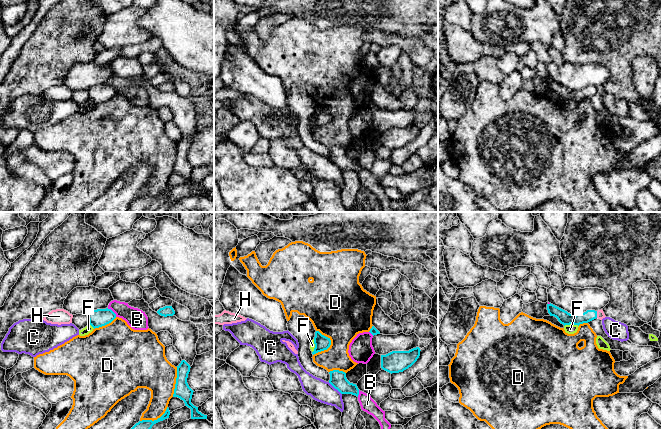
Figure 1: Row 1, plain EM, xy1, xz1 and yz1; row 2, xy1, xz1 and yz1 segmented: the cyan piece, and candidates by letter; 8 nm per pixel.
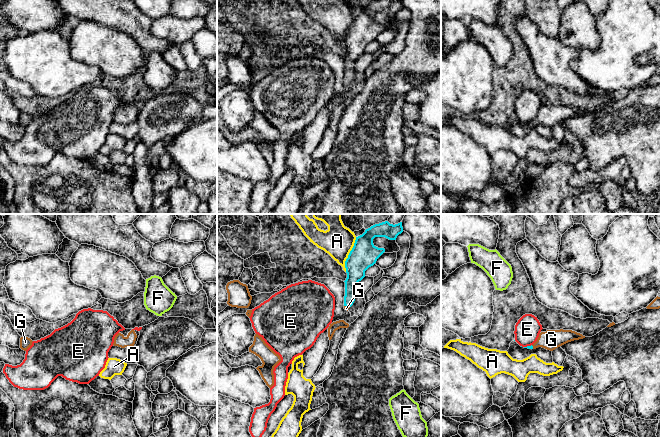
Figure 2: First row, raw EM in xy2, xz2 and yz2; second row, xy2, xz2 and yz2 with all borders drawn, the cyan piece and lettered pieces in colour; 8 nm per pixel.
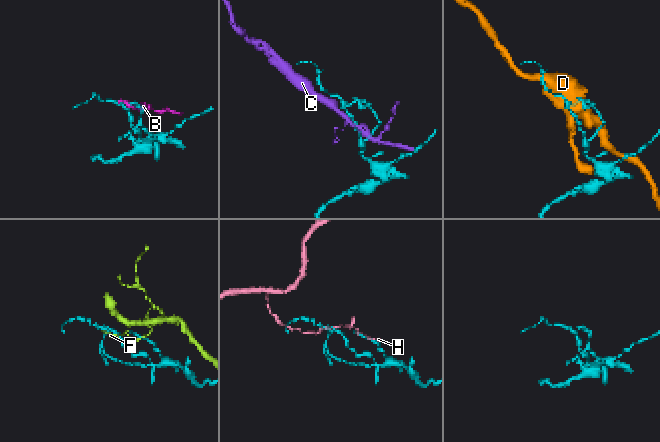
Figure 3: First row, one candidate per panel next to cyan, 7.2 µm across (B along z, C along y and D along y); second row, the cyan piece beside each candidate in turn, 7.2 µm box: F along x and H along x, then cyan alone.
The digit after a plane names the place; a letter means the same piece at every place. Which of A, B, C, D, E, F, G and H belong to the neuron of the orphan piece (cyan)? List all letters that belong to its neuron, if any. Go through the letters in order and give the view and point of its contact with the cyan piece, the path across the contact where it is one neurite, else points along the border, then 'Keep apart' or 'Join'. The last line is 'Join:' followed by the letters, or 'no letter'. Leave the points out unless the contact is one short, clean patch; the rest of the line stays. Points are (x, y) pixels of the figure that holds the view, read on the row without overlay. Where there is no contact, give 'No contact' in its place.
A: Touches cyan at xz2 (349, 30). Keep apart
B: Touches cyan at xy1 (112, 87). Keep apart
C: Touches cyan at xz1 (335, 164). Keep apart
D: Touches cyan at xz1 (330, 120). Keep apart
E: Touches cyan at yz2 (527, 122). Keep apart
F: Touches cyan at yz1 (571, 99). Boundary: yz1 (578, 101), (566, 100), (564, 102). Keep apart
G: Touches cyan at xz2 (347, 82). Path across: xz2 (354, 52), (350, 59), (347, 82), (346, 84). Join
H: Touches cyan at yz1 (596, 90). Boundary: yz1 (596, 87), (597, 93). Keep apart
Join: G

